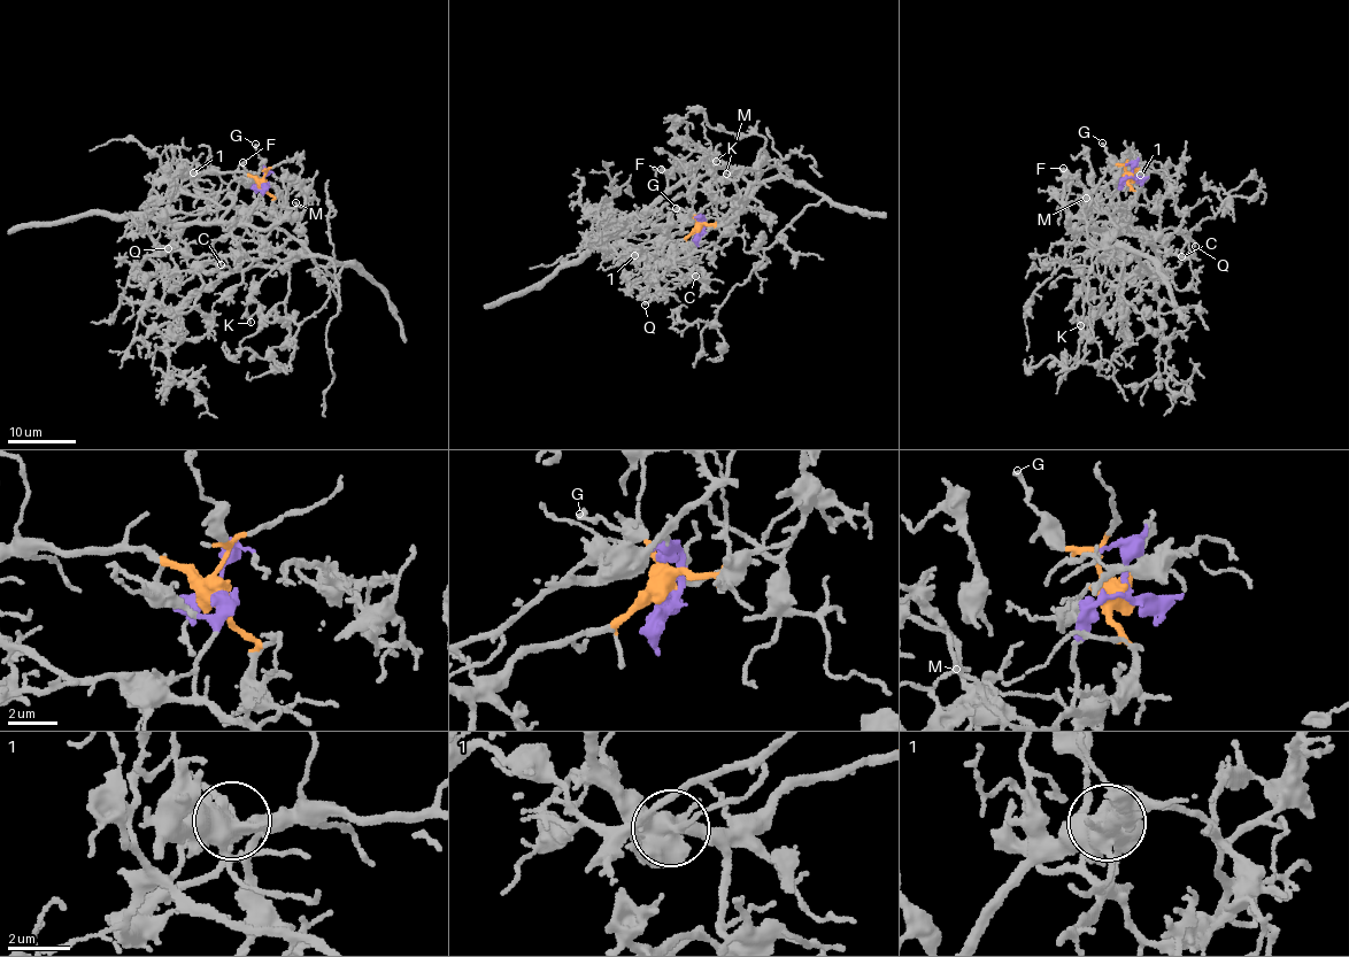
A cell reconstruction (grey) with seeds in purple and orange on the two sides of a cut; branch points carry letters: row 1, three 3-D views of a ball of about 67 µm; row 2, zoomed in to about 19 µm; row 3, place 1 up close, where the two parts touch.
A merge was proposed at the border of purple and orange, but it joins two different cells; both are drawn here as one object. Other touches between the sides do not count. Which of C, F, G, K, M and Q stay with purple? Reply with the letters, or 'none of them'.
C, K, Q

